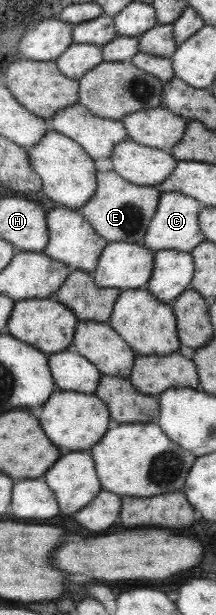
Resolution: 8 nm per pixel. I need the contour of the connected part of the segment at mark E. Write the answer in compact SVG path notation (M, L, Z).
M96 171L96 189L94 195L79 207L77 211L82 214L92 226L92 229L107 242L126 242L143 245L143 237L148 224L154 215L160 190L155 186L134 185L114 171Z

